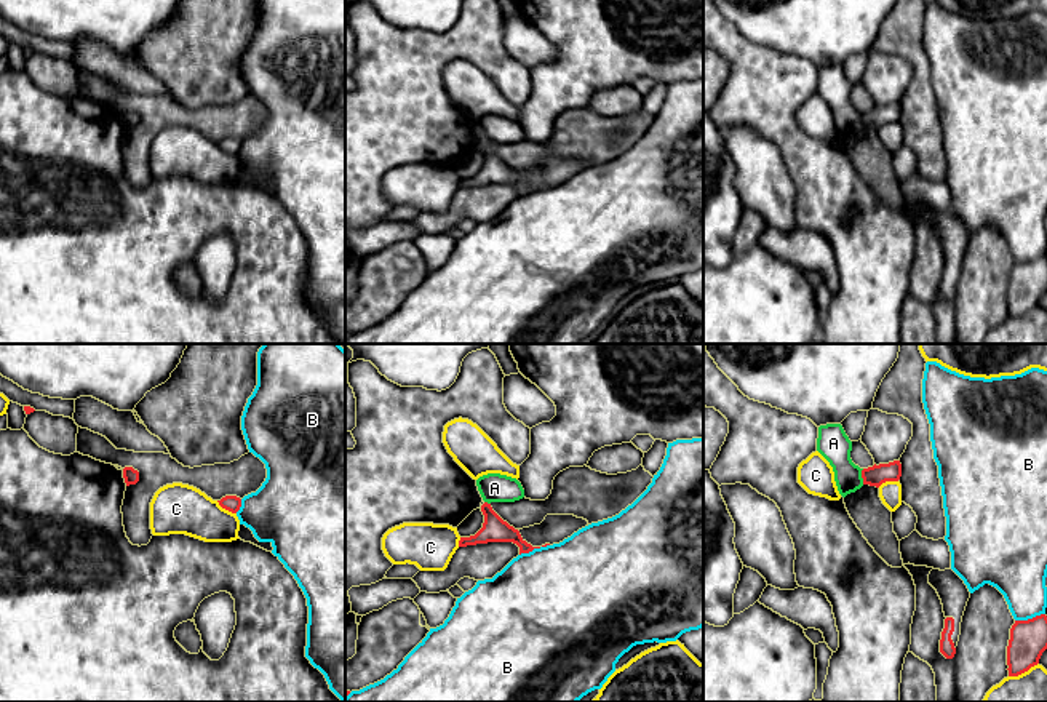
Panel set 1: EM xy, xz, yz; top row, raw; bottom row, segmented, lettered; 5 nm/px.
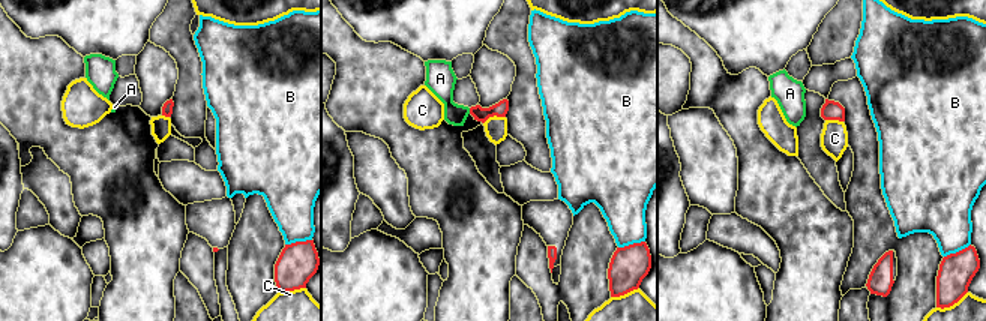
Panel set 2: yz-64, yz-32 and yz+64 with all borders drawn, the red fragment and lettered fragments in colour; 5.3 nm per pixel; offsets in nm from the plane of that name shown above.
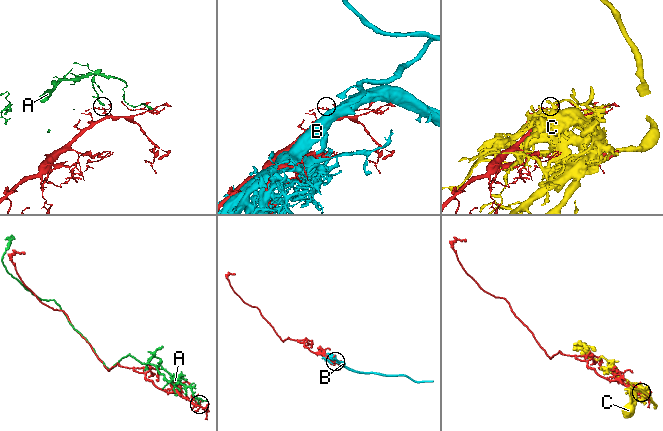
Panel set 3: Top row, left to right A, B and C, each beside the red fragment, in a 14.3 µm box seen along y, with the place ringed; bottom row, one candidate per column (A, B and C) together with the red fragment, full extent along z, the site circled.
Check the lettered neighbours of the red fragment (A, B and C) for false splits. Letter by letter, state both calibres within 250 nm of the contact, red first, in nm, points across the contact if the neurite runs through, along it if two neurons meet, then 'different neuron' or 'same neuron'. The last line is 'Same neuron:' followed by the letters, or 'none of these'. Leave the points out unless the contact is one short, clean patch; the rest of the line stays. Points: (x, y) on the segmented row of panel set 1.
A: 100/160 nm | along yz (863, 469), (862, 483) | different neuron
B: 190/280 nm | different neuron
C: 190/260 nm | different neuron
Same neuron: none of these

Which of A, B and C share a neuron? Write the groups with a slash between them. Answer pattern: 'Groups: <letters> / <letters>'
Groups: A / B / C

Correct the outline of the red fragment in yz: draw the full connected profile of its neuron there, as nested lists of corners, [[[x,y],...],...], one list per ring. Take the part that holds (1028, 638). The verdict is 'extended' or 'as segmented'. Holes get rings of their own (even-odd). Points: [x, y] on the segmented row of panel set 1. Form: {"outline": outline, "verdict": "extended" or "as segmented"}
{"outline": [[[1047,616],[1015,620],[1007,646],[1009,676],[1018,676],[1039,664],[1047,649]]], "verdict": "as segmented"}

